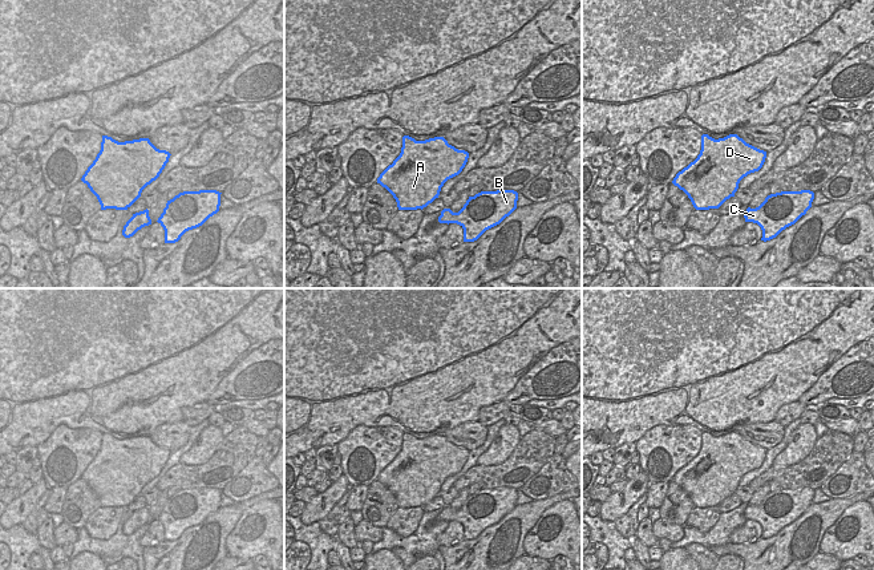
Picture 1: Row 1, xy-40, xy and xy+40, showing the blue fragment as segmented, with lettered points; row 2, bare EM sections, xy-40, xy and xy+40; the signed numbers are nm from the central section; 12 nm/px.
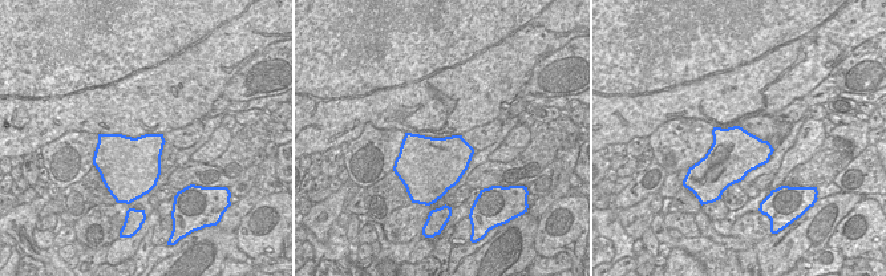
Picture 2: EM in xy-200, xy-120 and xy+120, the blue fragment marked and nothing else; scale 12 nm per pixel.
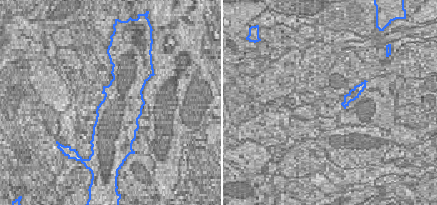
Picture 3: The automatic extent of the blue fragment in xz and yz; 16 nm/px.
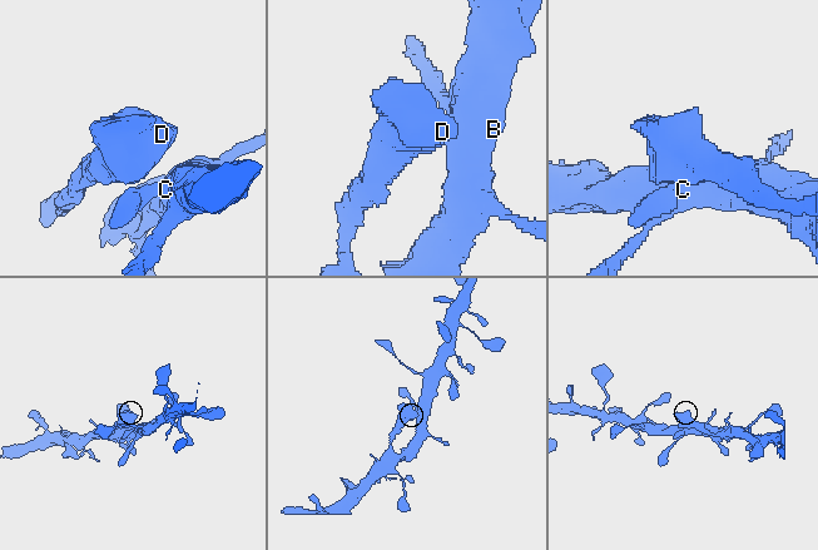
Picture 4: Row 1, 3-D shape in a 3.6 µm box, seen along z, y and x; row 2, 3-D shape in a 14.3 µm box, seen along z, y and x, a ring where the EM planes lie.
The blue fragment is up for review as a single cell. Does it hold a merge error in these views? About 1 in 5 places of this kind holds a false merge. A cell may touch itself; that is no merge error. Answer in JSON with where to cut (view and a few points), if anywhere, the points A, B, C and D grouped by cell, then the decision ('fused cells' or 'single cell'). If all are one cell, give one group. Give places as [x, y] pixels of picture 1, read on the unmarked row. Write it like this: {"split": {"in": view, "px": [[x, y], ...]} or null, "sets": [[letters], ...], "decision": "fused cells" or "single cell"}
{"split": null, "sets": [["A", "B", "C", "D"]], "decision": "single cell"}

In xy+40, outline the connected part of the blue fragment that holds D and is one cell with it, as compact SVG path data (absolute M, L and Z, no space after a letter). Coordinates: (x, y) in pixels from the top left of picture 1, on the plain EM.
M703 432L700 452L676 472L672 481L688 493L696 508L719 506L727 497L735 494L744 474L762 465L765 456L766 449L746 441L737 432L719 437Z

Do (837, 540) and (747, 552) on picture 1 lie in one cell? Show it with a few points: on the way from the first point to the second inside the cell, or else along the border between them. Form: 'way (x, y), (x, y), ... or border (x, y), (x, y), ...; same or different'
border (838, 516), (825, 532), (818, 552); different

